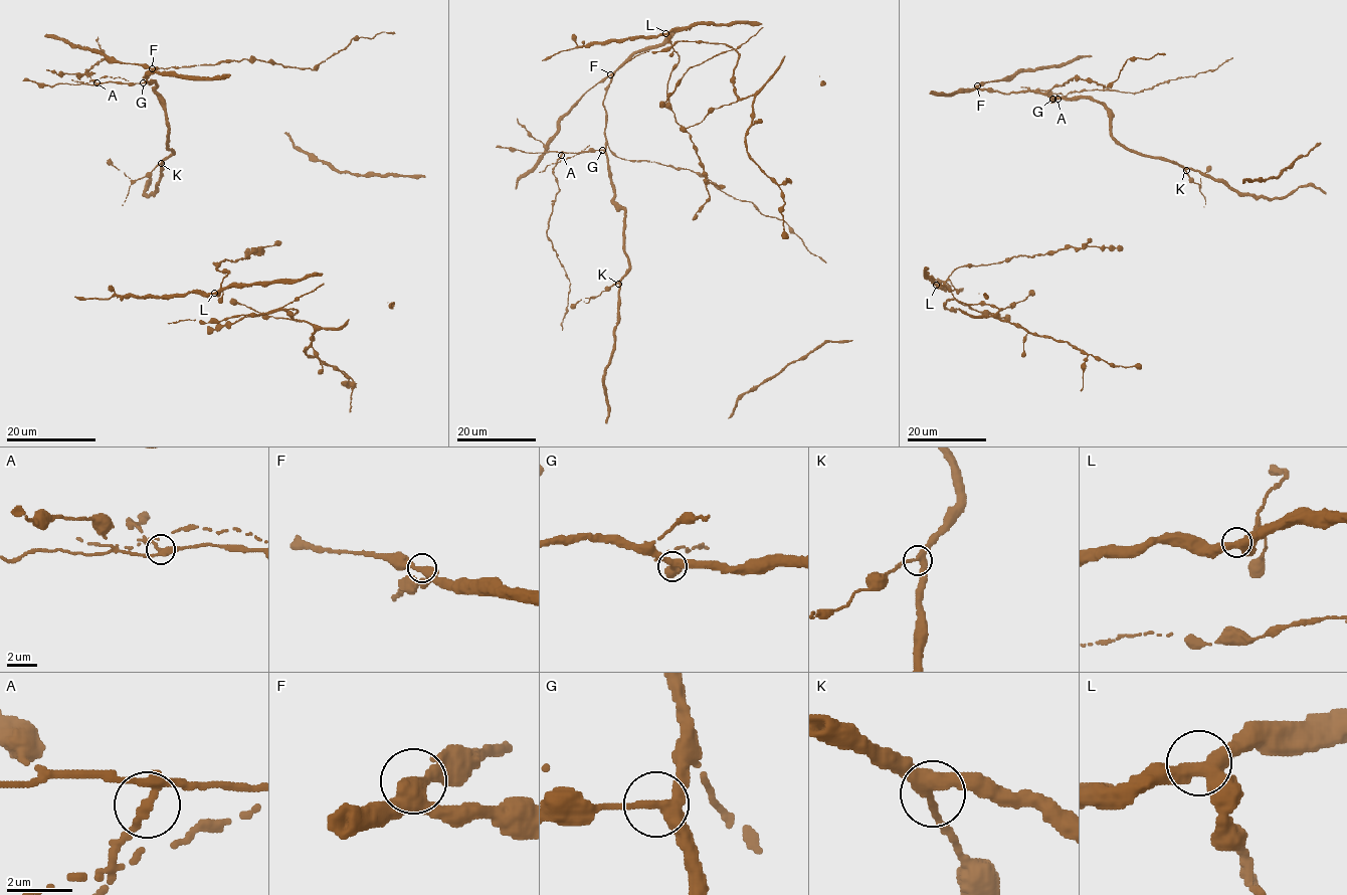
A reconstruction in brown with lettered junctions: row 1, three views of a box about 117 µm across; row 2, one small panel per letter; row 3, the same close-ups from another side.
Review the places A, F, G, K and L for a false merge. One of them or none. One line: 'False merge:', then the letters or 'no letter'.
False merge: A

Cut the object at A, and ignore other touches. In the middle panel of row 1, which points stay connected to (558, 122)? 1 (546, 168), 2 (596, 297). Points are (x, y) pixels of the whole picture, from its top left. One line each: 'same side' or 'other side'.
1: other side
2: same side

